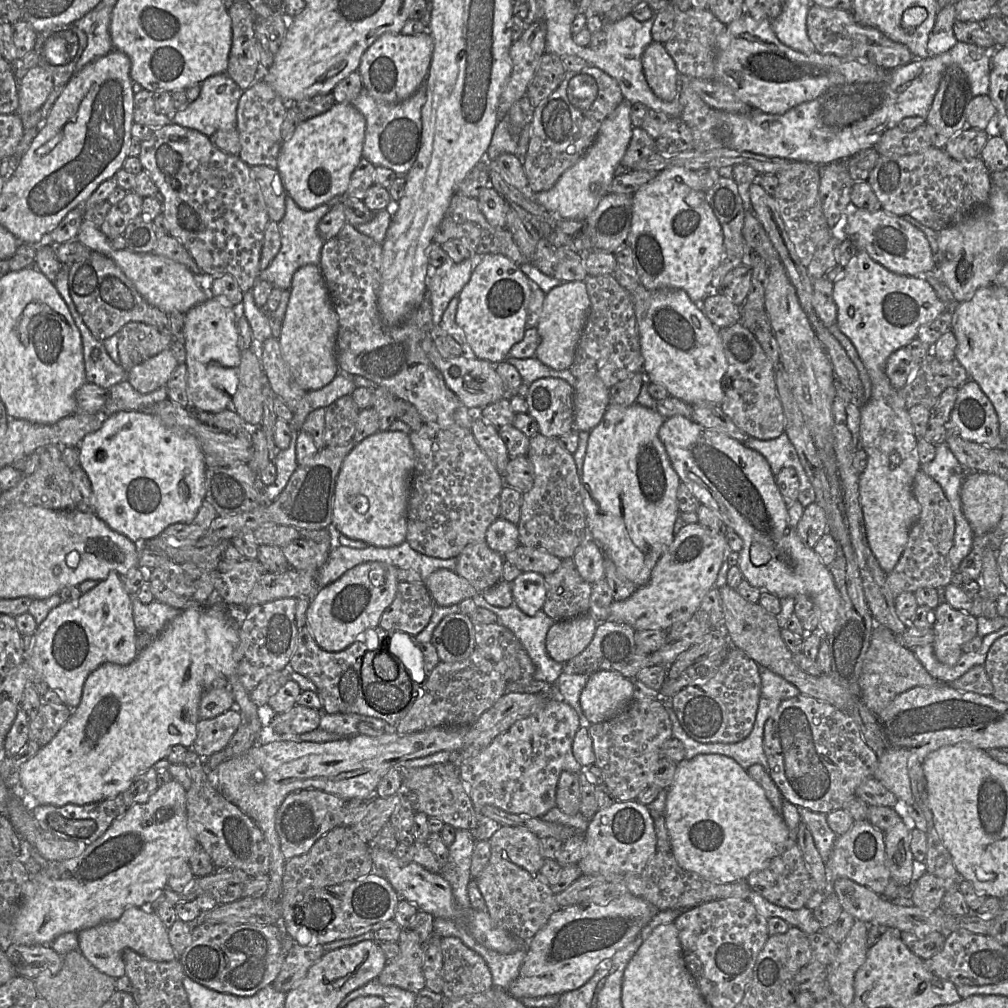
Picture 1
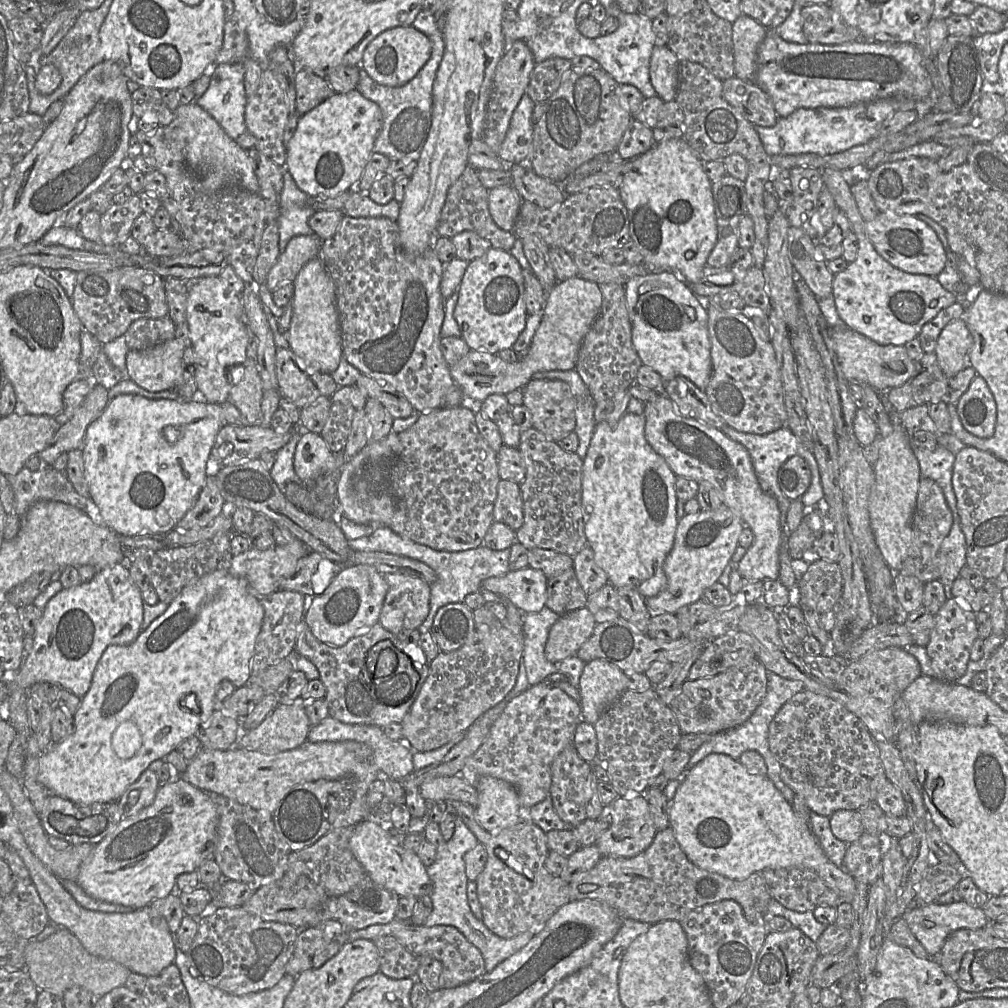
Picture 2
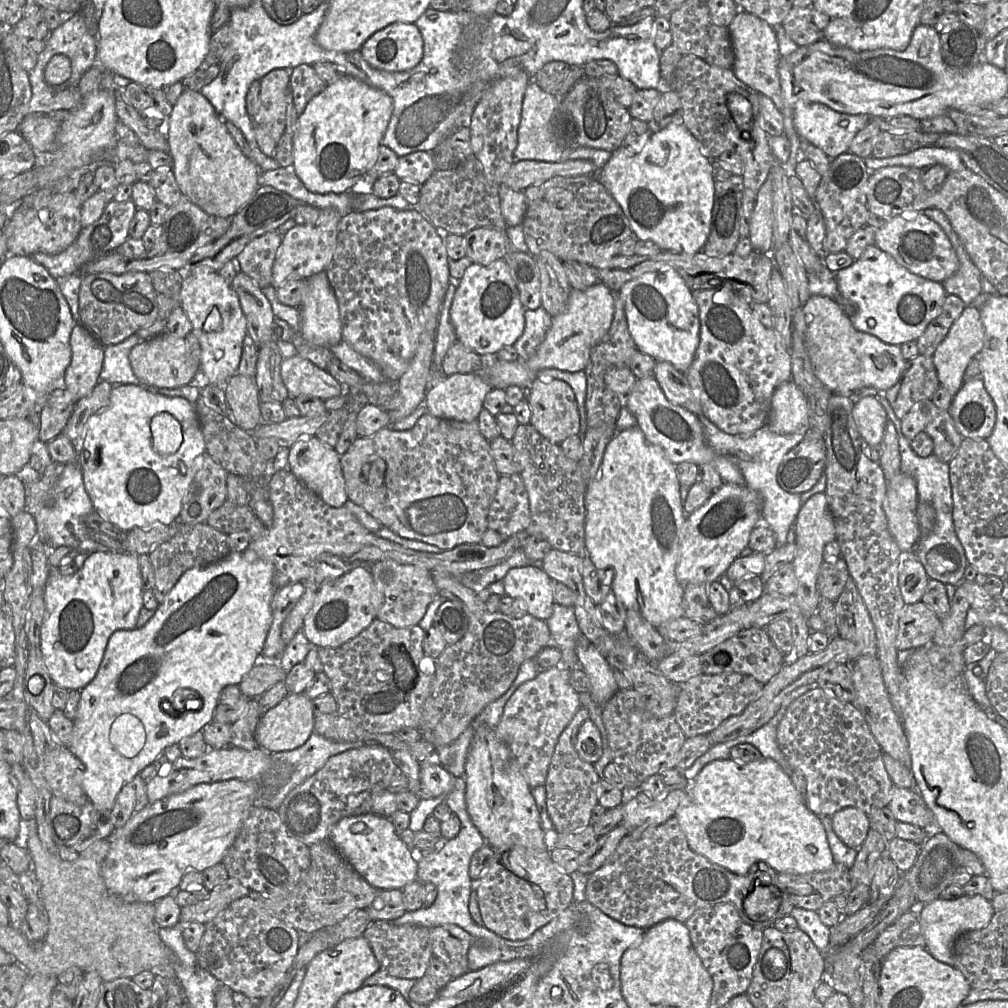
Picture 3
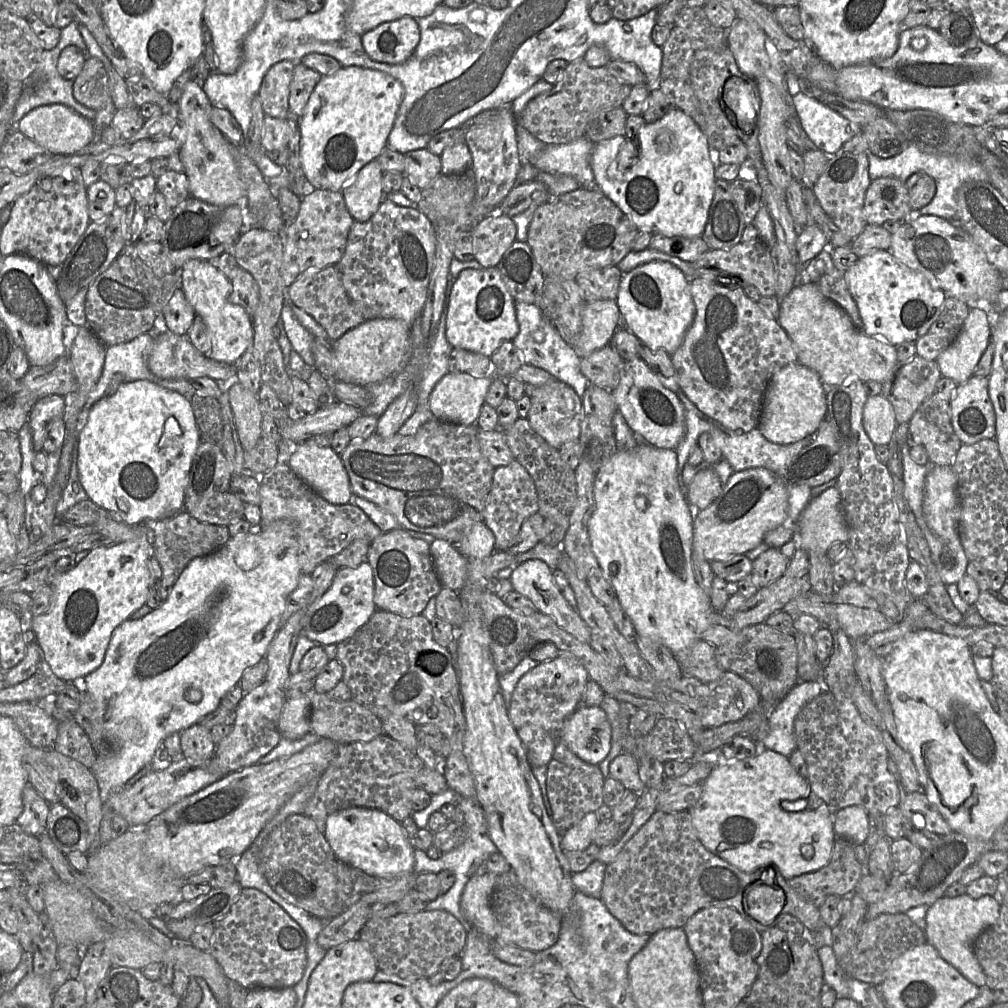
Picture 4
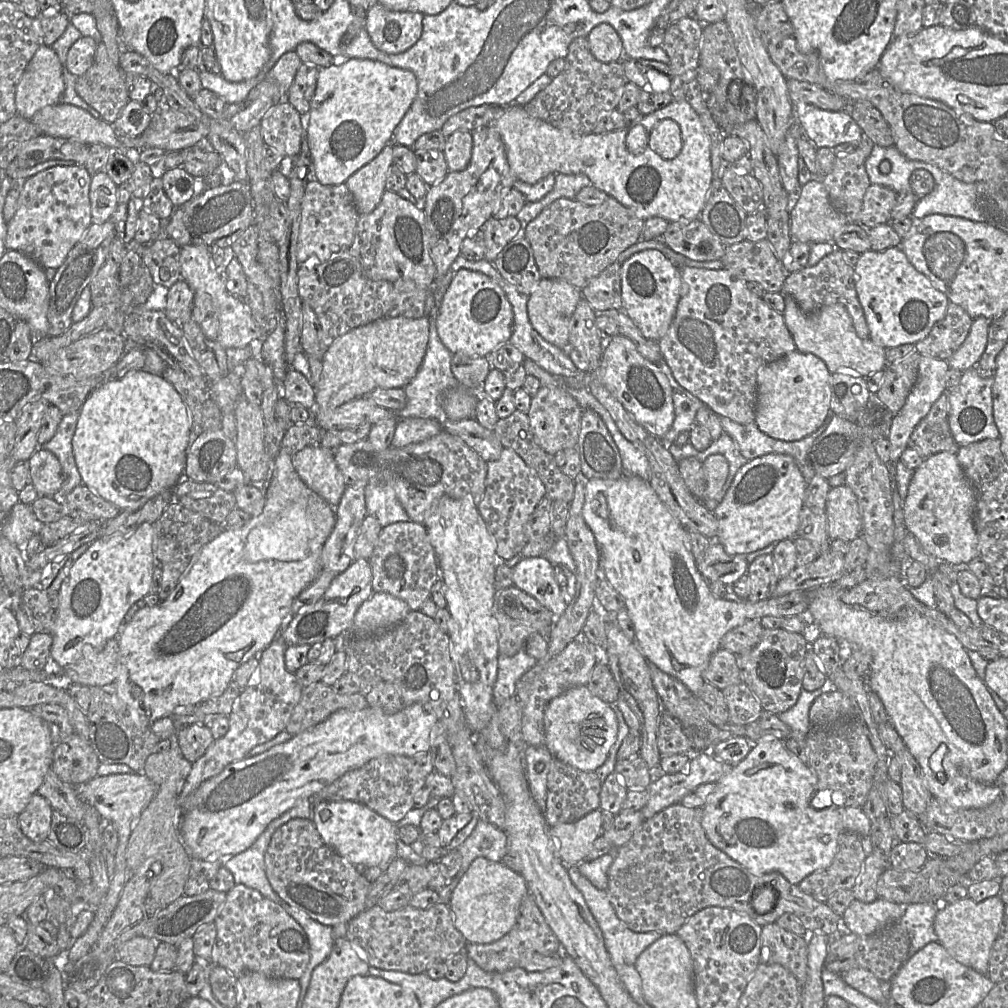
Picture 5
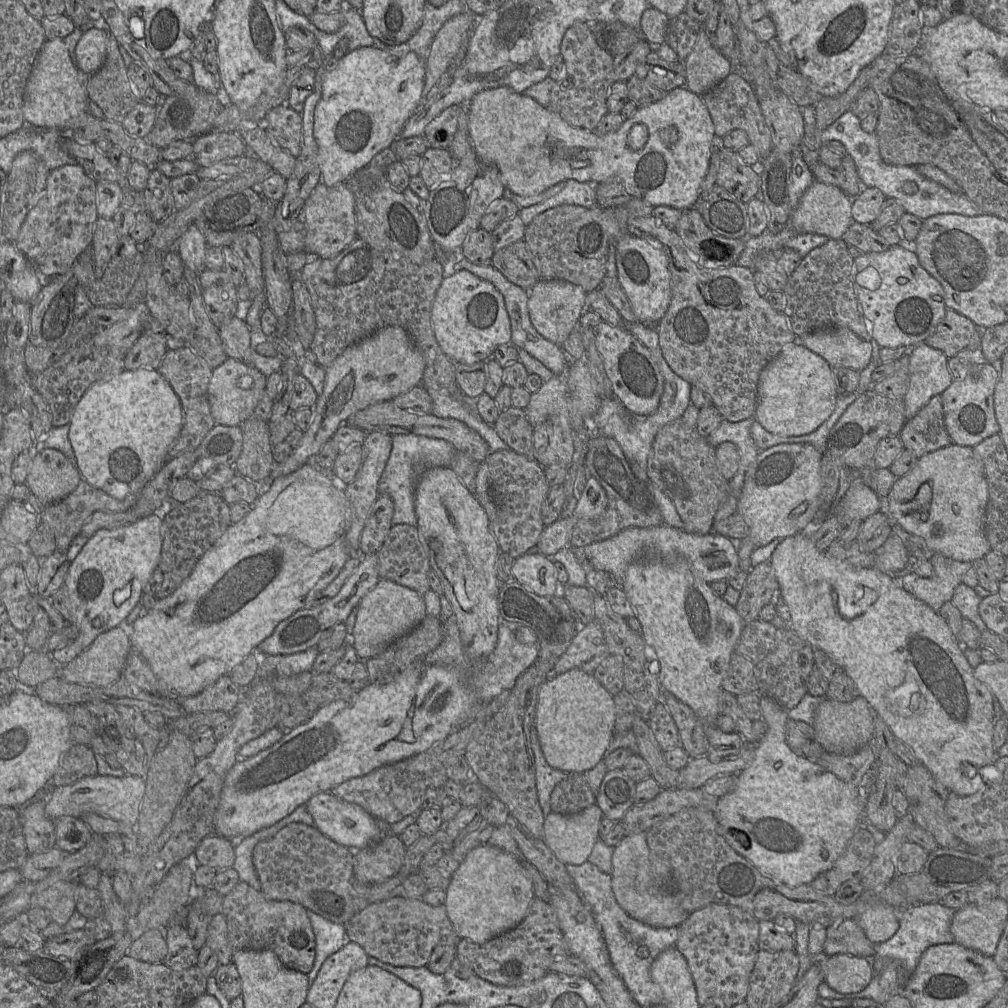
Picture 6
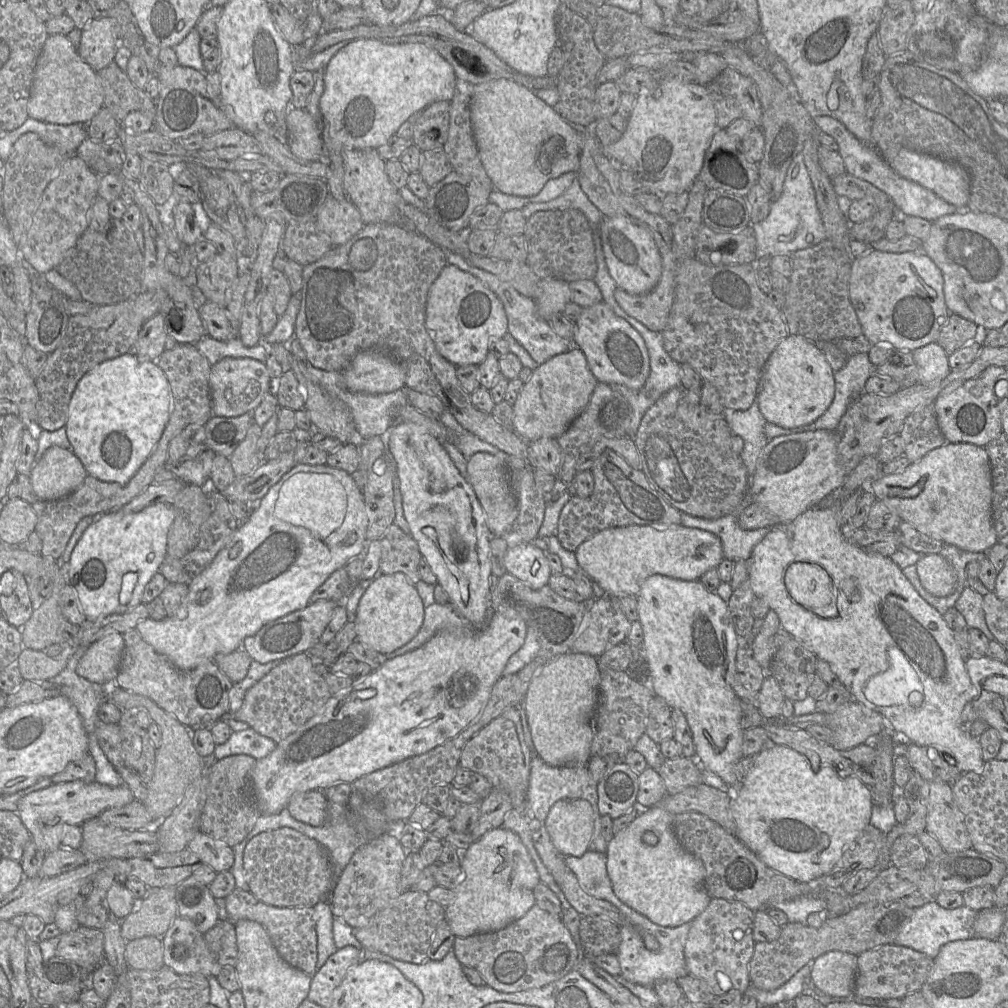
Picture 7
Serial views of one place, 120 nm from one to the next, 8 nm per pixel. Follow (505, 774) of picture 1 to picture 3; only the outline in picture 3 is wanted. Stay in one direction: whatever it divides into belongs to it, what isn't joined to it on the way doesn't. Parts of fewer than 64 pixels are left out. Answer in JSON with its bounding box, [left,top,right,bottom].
[494,663,581,788]

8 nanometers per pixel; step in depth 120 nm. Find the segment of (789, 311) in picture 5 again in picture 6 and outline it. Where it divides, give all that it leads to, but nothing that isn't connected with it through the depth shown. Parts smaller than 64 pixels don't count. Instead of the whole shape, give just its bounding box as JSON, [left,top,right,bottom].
[797,327,872,372]

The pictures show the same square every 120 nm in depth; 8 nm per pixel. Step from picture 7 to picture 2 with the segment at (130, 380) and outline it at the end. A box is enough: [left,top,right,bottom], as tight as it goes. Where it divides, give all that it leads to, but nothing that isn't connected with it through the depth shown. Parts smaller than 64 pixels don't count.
[81,394,227,536]

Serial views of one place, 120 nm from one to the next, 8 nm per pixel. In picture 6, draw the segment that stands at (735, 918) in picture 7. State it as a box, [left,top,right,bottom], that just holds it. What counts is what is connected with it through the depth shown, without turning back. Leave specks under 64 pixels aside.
[676,904,759,1007]

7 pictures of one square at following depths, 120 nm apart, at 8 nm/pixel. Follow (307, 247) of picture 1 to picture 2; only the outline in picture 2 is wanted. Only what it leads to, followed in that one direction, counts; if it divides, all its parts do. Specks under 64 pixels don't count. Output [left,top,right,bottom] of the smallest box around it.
[279,166,316,253]

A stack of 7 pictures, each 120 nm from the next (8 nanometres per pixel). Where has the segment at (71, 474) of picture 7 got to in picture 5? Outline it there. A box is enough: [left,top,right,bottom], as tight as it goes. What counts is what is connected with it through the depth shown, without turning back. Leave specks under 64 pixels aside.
[27,450,63,497]

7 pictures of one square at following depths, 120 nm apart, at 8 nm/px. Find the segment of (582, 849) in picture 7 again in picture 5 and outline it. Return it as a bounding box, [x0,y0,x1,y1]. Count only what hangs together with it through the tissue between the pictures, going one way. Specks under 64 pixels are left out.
[549,809,602,866]

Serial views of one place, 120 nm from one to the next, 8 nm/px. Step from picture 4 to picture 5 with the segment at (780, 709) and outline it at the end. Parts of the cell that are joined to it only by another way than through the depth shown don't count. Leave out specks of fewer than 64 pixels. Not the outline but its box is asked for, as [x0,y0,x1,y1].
[778,688,823,739]

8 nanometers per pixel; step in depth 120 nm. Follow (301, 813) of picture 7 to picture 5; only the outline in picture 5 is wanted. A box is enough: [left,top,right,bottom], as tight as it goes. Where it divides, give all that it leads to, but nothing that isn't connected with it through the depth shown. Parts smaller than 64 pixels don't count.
[312,801,398,869]

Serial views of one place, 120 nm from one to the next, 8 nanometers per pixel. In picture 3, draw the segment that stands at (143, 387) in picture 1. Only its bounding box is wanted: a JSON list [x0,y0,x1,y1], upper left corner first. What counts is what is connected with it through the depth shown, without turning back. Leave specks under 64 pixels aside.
[129,331,200,388]

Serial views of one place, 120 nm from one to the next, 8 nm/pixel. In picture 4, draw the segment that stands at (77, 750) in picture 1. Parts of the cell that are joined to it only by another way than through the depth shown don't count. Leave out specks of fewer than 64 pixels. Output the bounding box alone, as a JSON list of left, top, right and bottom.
[85,520,302,844]

